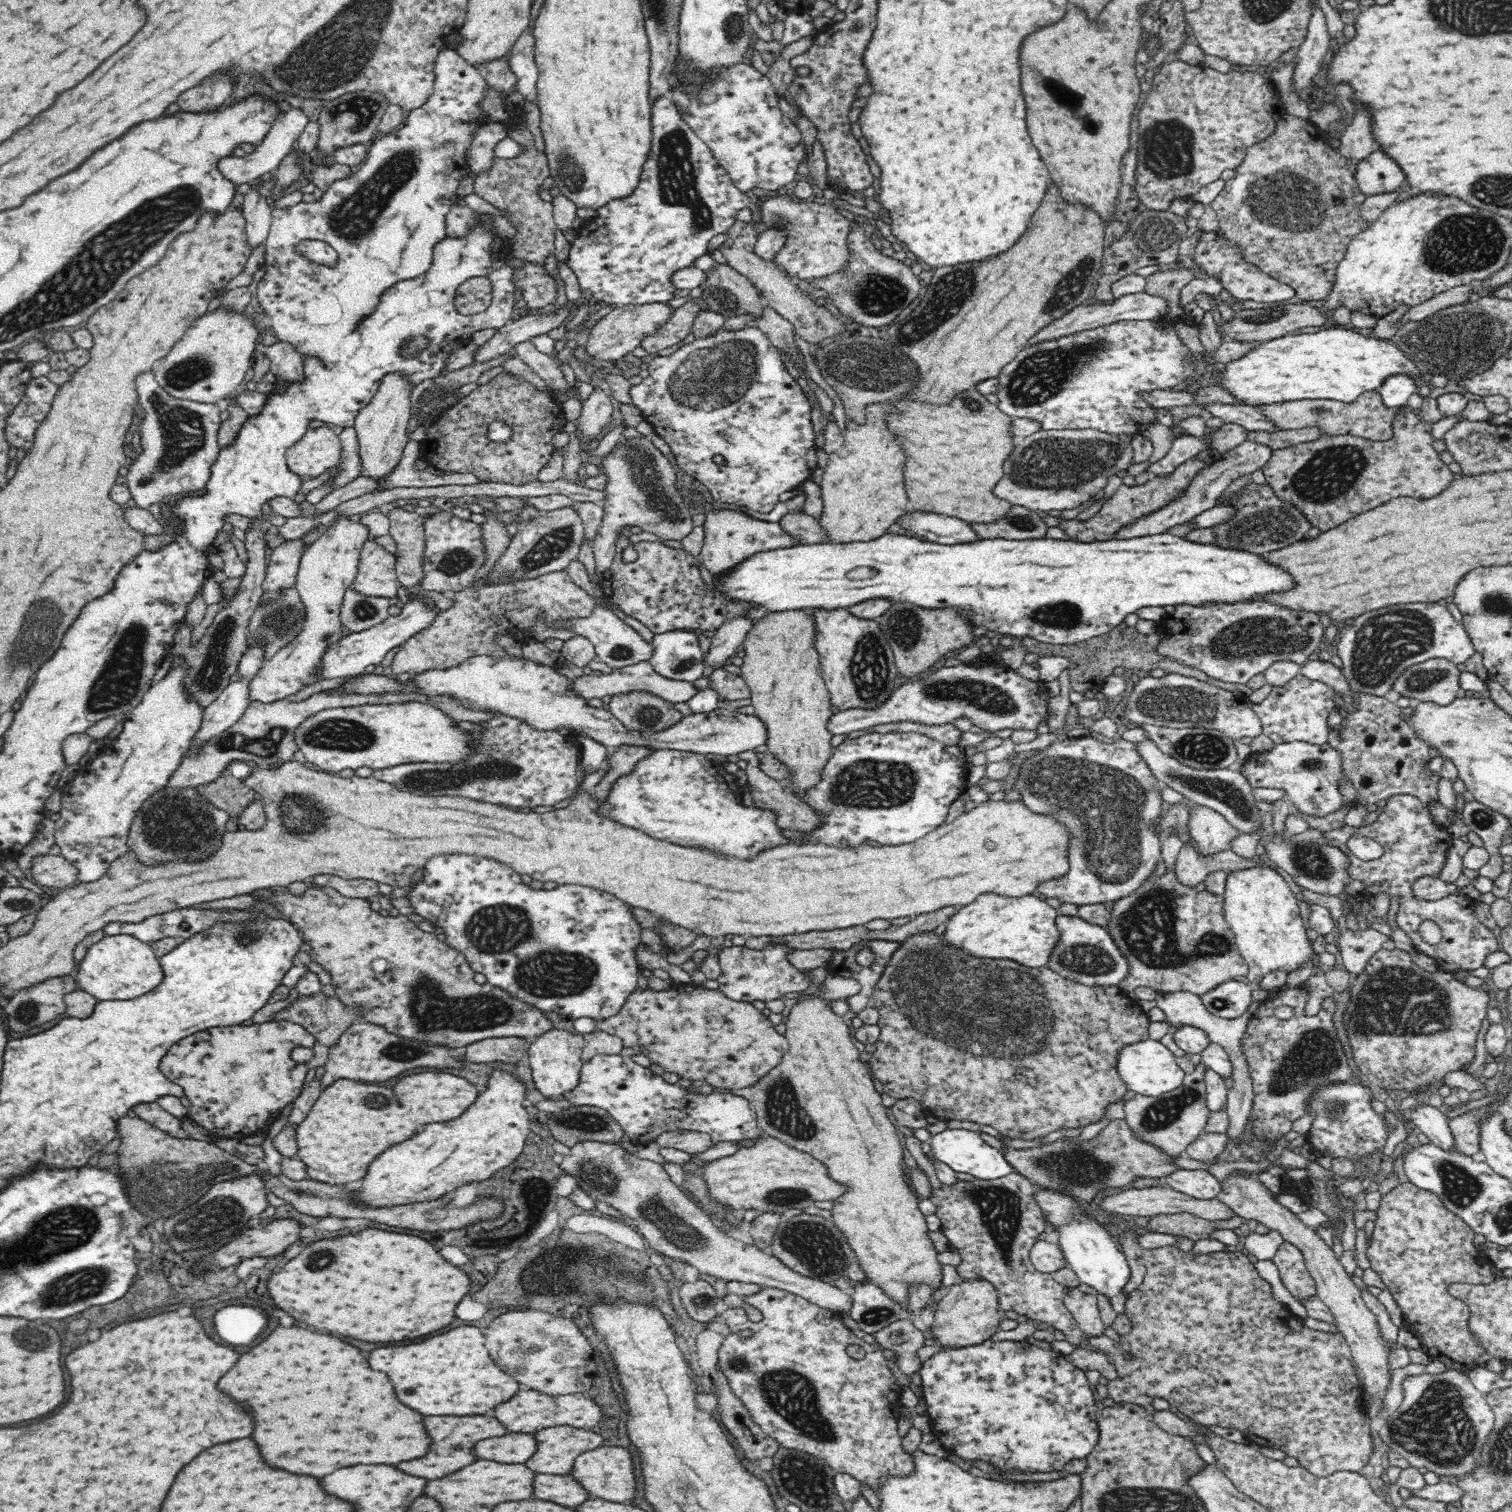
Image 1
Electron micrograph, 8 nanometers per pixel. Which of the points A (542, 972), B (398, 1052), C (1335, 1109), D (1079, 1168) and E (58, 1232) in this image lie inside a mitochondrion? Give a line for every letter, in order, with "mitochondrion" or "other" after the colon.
A: mitochondrion
B: mitochondrion
C: mitochondrion
D: mitochondrion
E: mitochondrion

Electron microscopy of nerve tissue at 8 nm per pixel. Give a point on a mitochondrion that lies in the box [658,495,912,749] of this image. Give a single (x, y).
(869, 668)

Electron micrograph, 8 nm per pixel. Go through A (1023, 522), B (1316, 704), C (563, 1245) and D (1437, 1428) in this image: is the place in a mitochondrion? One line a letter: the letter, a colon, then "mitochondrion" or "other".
A: mitochondrion
B: other
C: mitochondrion
D: mitochondrion

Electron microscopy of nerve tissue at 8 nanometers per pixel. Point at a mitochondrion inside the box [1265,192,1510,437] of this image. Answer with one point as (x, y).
(1461, 344)

